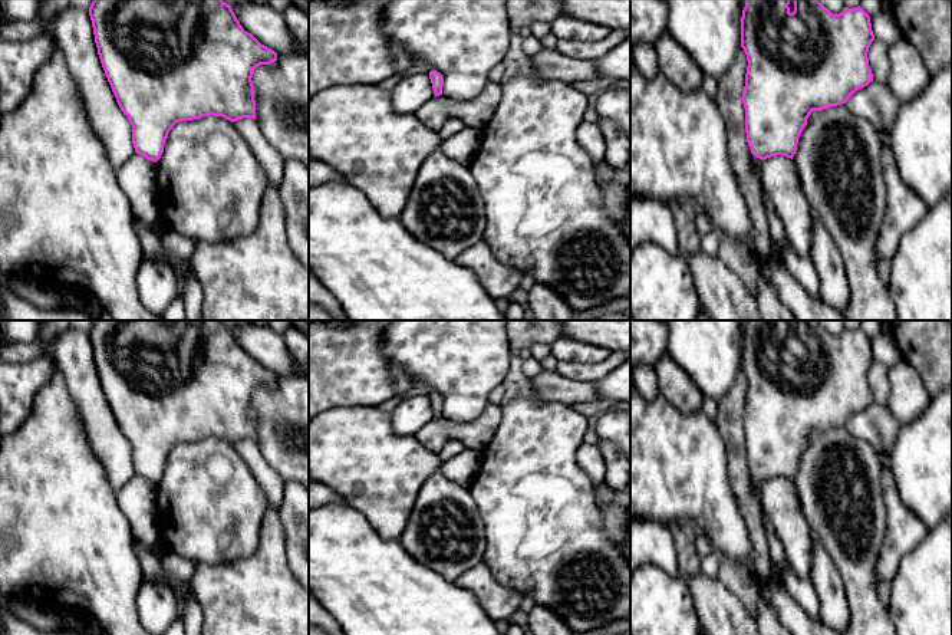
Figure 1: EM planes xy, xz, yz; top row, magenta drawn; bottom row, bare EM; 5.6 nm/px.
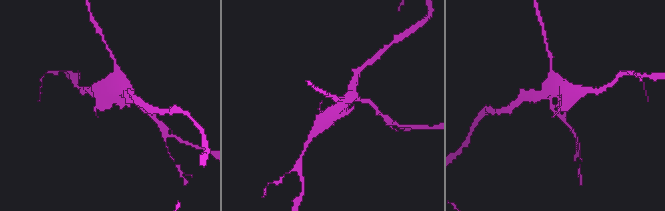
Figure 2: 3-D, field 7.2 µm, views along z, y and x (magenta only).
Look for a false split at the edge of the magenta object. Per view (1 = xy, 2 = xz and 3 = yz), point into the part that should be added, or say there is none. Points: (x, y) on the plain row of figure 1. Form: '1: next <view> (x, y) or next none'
1: next none
2: next none
3: next none

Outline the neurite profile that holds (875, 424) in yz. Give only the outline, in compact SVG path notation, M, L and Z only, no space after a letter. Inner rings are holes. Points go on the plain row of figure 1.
M870 404L856 412L846 424L857 438L869 442L882 457L887 457L900 424L885 404Z

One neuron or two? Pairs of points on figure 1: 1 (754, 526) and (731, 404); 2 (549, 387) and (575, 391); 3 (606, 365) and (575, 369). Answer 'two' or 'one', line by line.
1: one
2: one
3: one

